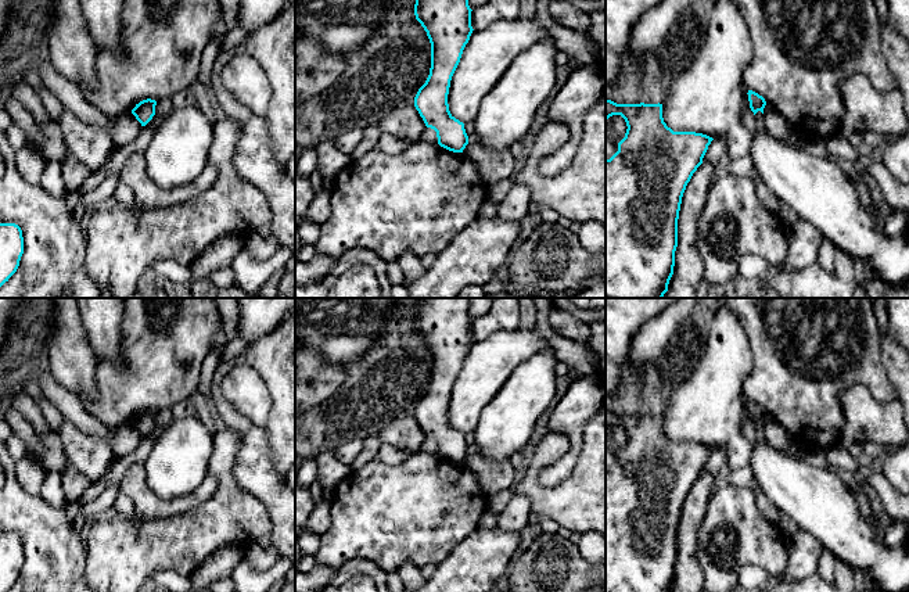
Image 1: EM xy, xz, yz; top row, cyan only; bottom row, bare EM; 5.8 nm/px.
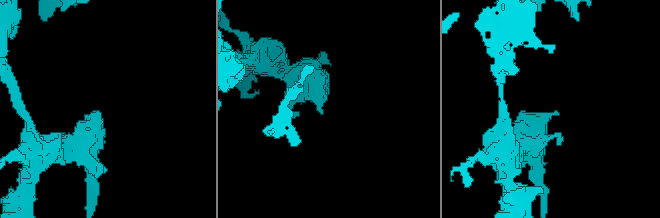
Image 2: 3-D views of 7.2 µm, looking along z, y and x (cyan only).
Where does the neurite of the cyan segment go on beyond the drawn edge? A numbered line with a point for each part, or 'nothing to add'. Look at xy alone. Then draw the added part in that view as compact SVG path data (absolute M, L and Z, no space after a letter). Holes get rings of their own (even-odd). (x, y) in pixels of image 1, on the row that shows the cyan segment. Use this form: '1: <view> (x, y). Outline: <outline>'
nothing to add

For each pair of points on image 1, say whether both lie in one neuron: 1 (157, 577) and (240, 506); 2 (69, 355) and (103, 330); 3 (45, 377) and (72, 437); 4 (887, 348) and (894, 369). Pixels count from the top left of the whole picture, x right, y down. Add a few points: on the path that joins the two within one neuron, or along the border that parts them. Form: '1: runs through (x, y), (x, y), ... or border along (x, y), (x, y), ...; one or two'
1: border along (148, 576), (160, 570), (173, 570), (189, 577); two
2: border along (79, 312), (89, 347), (99, 361); two
3: border along (65, 418), (93, 437); two
4: runs through (893, 354), (894, 363); one

